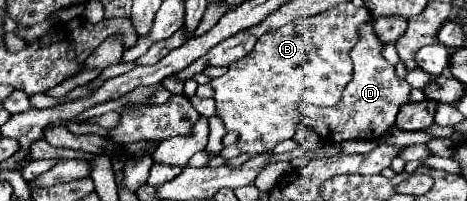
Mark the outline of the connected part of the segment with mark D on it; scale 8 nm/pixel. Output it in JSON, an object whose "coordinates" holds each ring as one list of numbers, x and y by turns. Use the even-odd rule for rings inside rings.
{"coordinates":[[373,19,359,27,359,41,351,51,351,59,355,65,355,73,351,83,345,87,343,99,333,107,315,107,315,105,299,105,301,125,317,131,323,141,341,143,347,139,379,139,393,125,401,105,409,103,411,85,407,81,397,79,395,69,381,55,383,43,375,37]]}

